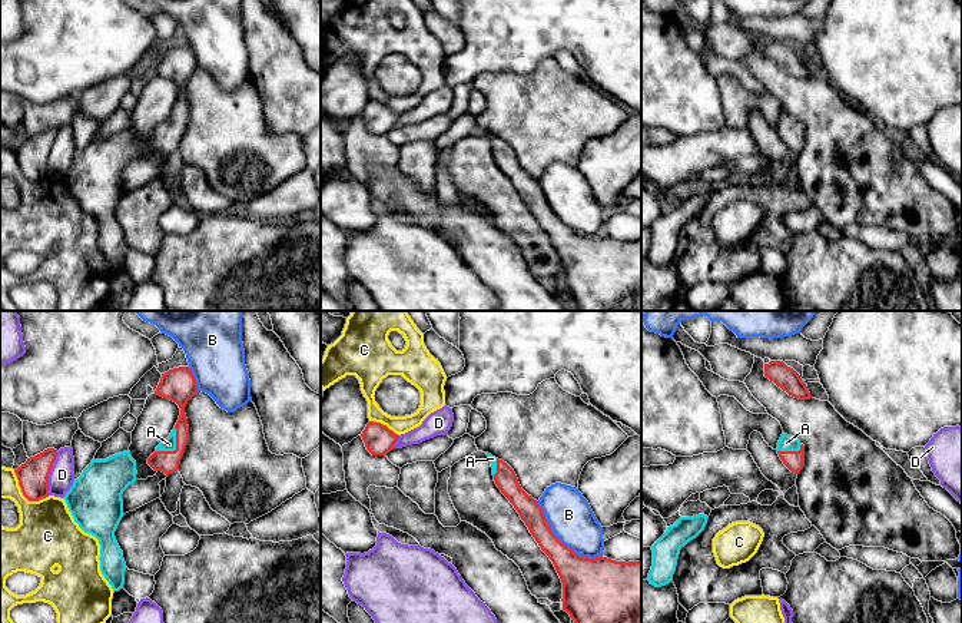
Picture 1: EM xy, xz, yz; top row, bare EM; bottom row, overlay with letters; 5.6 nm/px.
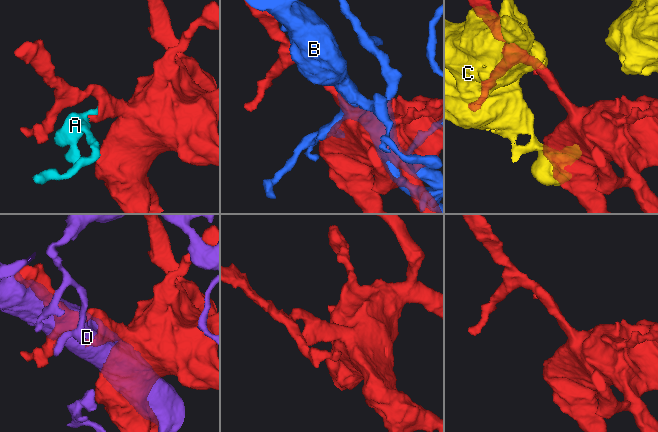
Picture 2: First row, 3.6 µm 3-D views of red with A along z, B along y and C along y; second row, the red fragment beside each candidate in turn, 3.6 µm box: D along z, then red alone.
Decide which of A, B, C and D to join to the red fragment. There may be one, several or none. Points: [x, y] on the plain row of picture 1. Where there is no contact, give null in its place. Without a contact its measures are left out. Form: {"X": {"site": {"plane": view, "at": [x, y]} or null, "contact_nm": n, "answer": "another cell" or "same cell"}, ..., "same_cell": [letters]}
{"A": {"site": {"plane": "xy", "at": [176, 126]}, "contact_nm": 180, "answer": "same cell"}, "B": {"site": {"plane": "xz", "at": [560, 221]}, "contact_nm": 480, "answer": "another cell"}, "C": {"site": {"plane": "xy", "at": [25, 175]}, "contact_nm": 260, "answer": "another cell"}, "D": {"site": {"plane": "xy", "at": [49, 152]}, "contact_nm": 260, "answer": "another cell"}, "same_cell": ["A"]}

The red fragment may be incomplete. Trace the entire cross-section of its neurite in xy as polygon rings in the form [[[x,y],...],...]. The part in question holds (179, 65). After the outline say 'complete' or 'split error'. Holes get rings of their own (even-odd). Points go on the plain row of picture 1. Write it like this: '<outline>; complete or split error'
[[[179,46],[162,53],[155,73],[176,82],[180,87],[179,99],[170,115],[162,120],[147,137],[155,150],[166,155],[179,149],[180,139],[189,120],[189,105],[185,93],[188,80],[198,72],[196,59],[189,46]]]; split error

